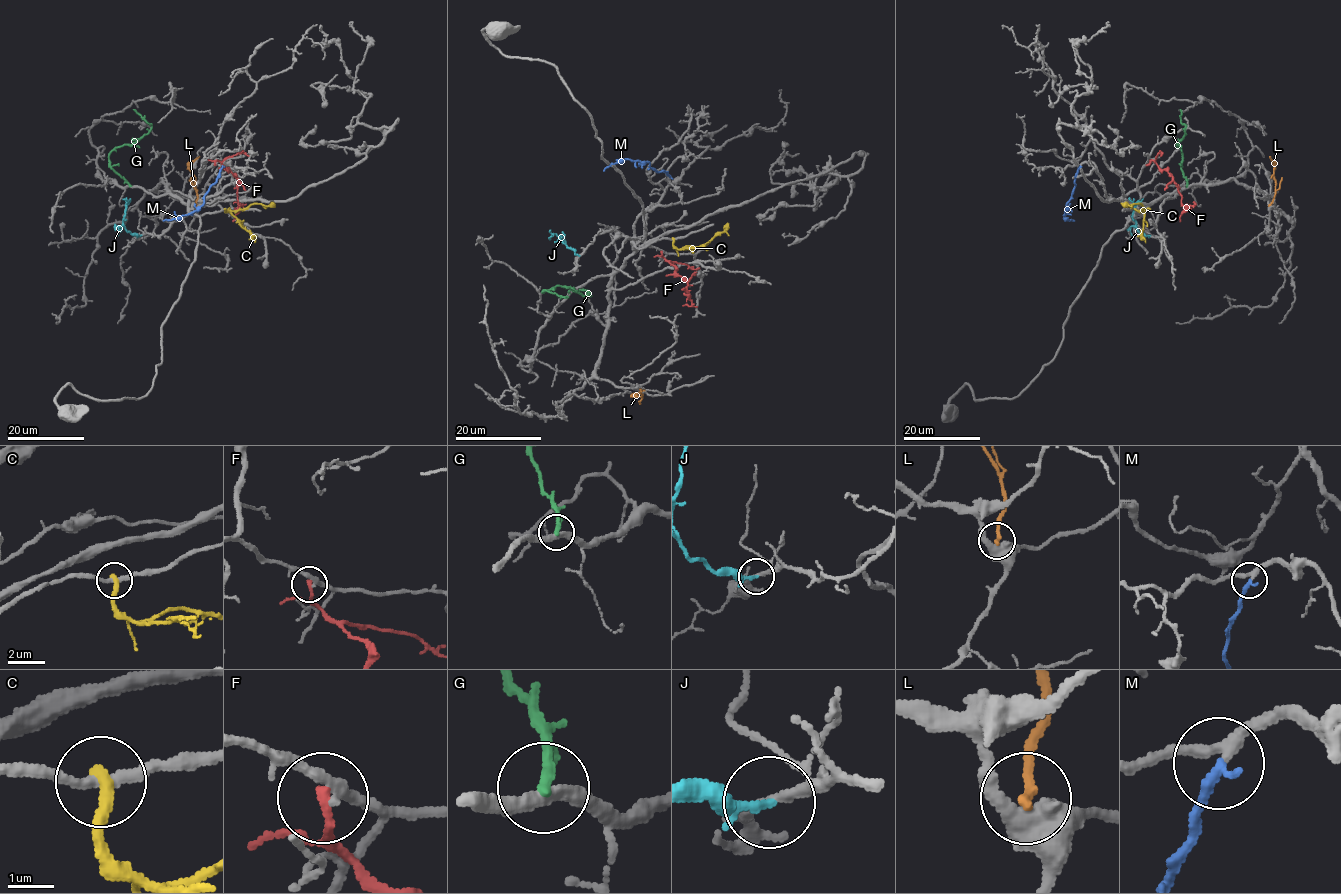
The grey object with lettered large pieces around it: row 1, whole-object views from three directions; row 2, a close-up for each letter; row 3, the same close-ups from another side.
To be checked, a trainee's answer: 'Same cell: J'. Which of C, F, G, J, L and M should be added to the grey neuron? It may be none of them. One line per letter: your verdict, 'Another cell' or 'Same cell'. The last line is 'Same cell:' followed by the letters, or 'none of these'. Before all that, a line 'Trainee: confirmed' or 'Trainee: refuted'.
Trainee: refuted
C: Another cell
F: Another cell
G: Another cell
J: Another cell
L: Another cell
M: Same cell
Same cell: M

